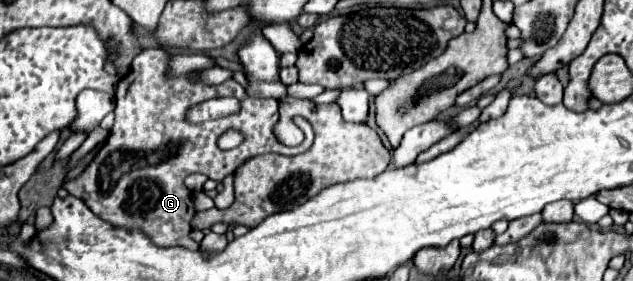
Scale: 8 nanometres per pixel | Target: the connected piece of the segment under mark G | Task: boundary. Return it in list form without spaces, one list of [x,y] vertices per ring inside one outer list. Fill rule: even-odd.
[[[148,48],[142,54],[138,54],[138,58],[134,58],[132,62],[132,70],[130,74],[120,80],[115,92],[115,120],[110,136],[104,144],[104,148],[98,150],[98,154],[94,156],[94,160],[88,164],[88,168],[74,180],[70,180],[64,188],[74,194],[80,196],[86,206],[102,220],[110,222],[116,228],[126,228],[126,230],[142,230],[156,246],[184,246],[188,250],[196,250],[199,248],[198,242],[190,238],[189,234],[192,230],[191,220],[194,216],[194,204],[192,204],[192,192],[184,186],[184,178],[190,174],[206,174],[212,180],[224,180],[228,174],[232,174],[240,164],[244,164],[246,160],[258,156],[258,154],[266,154],[266,152],[276,152],[276,154],[300,154],[306,152],[312,146],[314,140],[314,132],[312,126],[301,116],[294,118],[296,126],[304,132],[304,142],[300,146],[284,146],[278,136],[274,134],[274,128],[280,120],[280,112],[278,106],[280,102],[276,98],[272,100],[258,100],[254,102],[254,98],[248,98],[242,84],[238,84],[234,78],[218,84],[218,86],[206,86],[206,84],[192,84],[186,76],[176,76],[176,78],[166,78],[164,70],[166,70],[166,50],[160,48]],[[236,96],[242,100],[242,110],[240,114],[228,116],[228,118],[220,118],[220,120],[212,120],[206,124],[190,124],[184,120],[184,112],[188,110],[188,106],[196,104],[196,102],[204,102],[208,98]],[[226,130],[238,130],[244,140],[238,148],[234,150],[220,150],[218,148],[218,138],[226,132]]]

